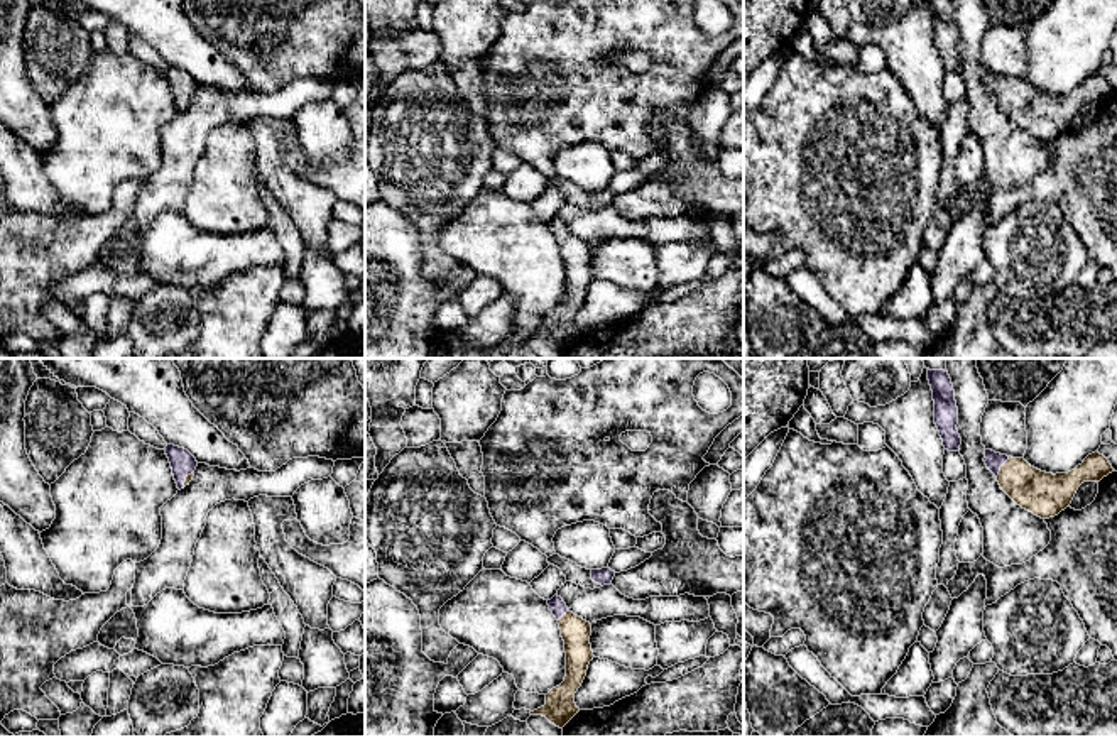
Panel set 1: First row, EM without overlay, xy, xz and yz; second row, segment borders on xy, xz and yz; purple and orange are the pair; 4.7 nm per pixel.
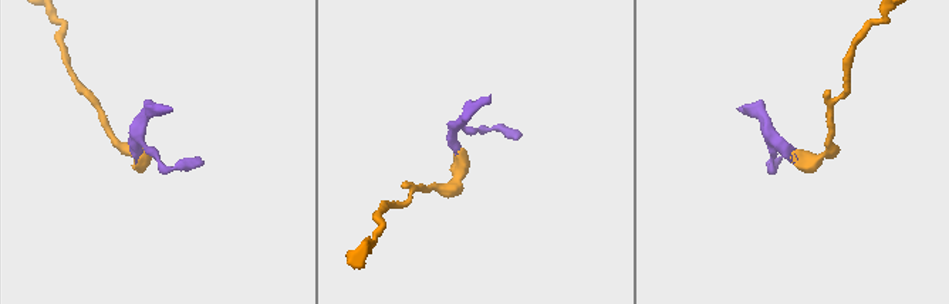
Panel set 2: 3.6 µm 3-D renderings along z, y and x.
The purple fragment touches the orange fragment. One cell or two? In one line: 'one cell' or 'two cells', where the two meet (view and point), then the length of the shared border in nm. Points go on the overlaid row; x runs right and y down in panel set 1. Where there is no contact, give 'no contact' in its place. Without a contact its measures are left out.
one cell; contact yz (1001, 465); length 120 nm

